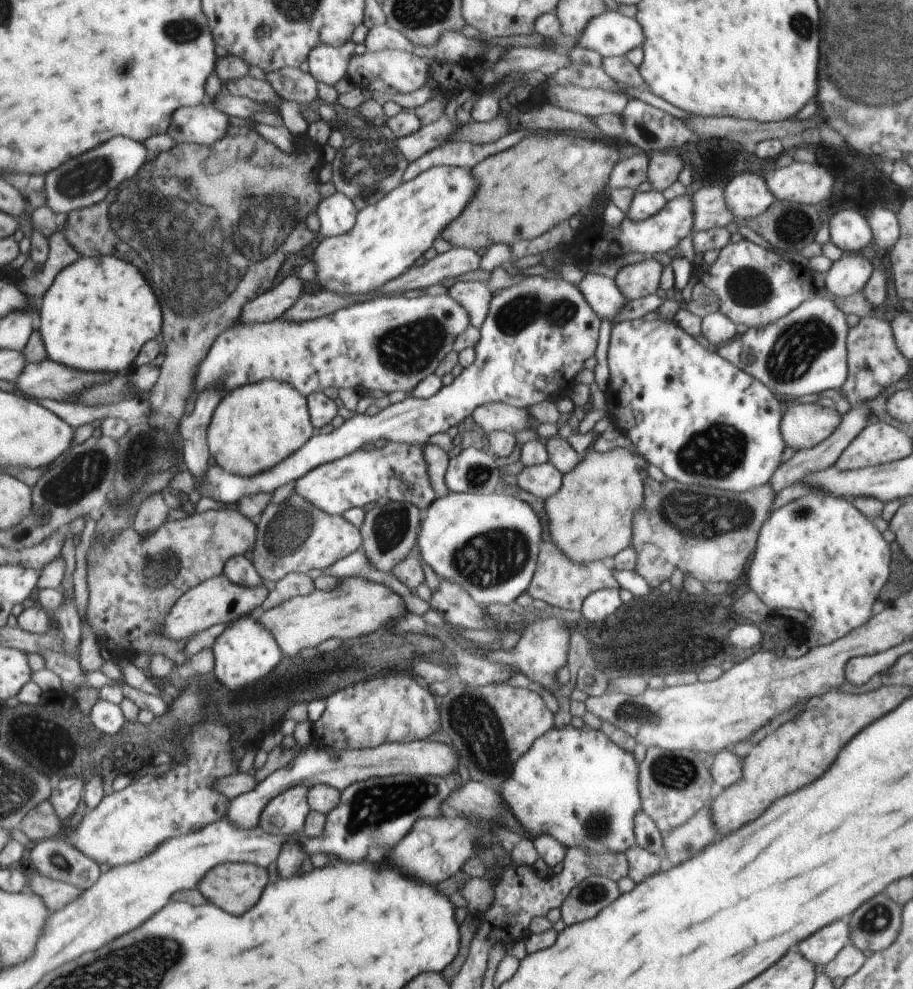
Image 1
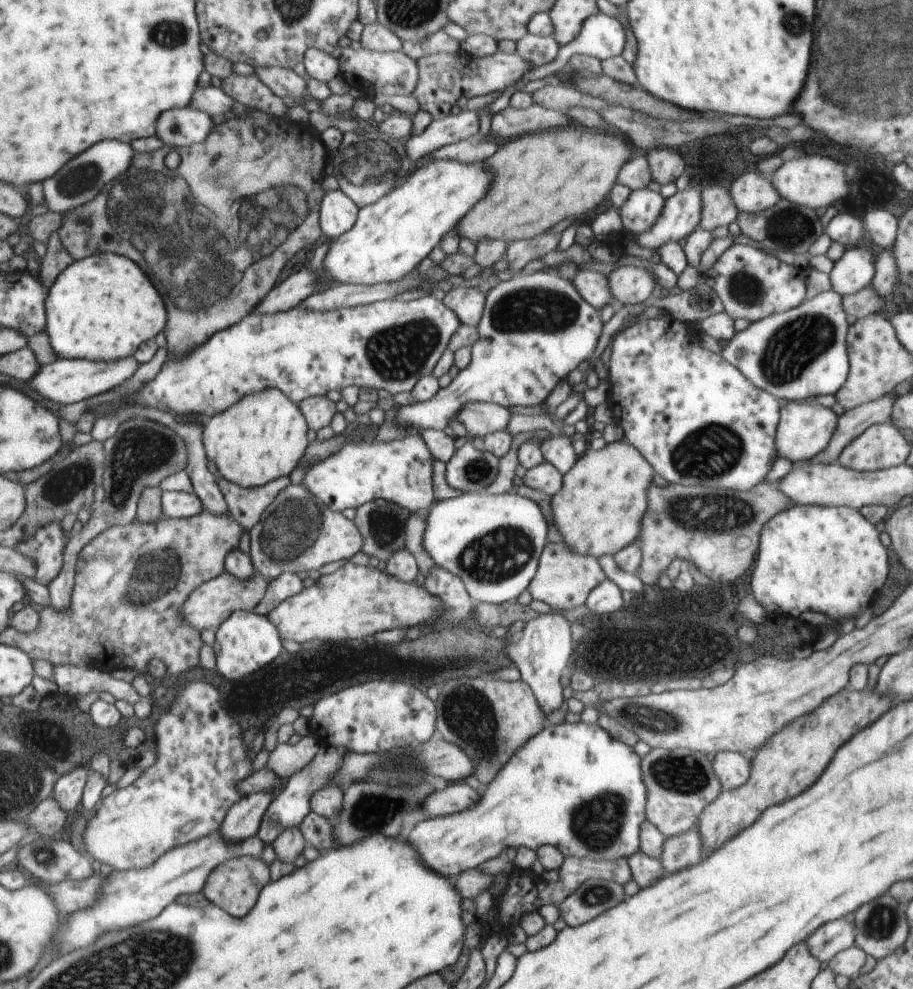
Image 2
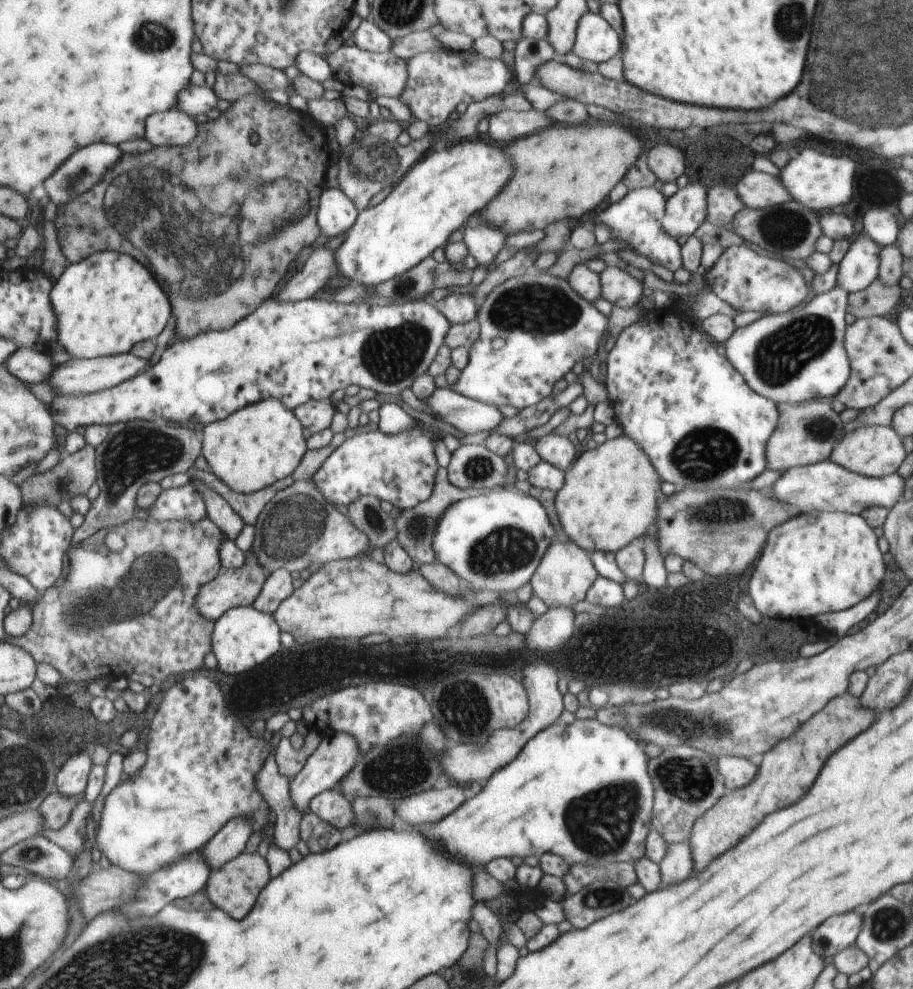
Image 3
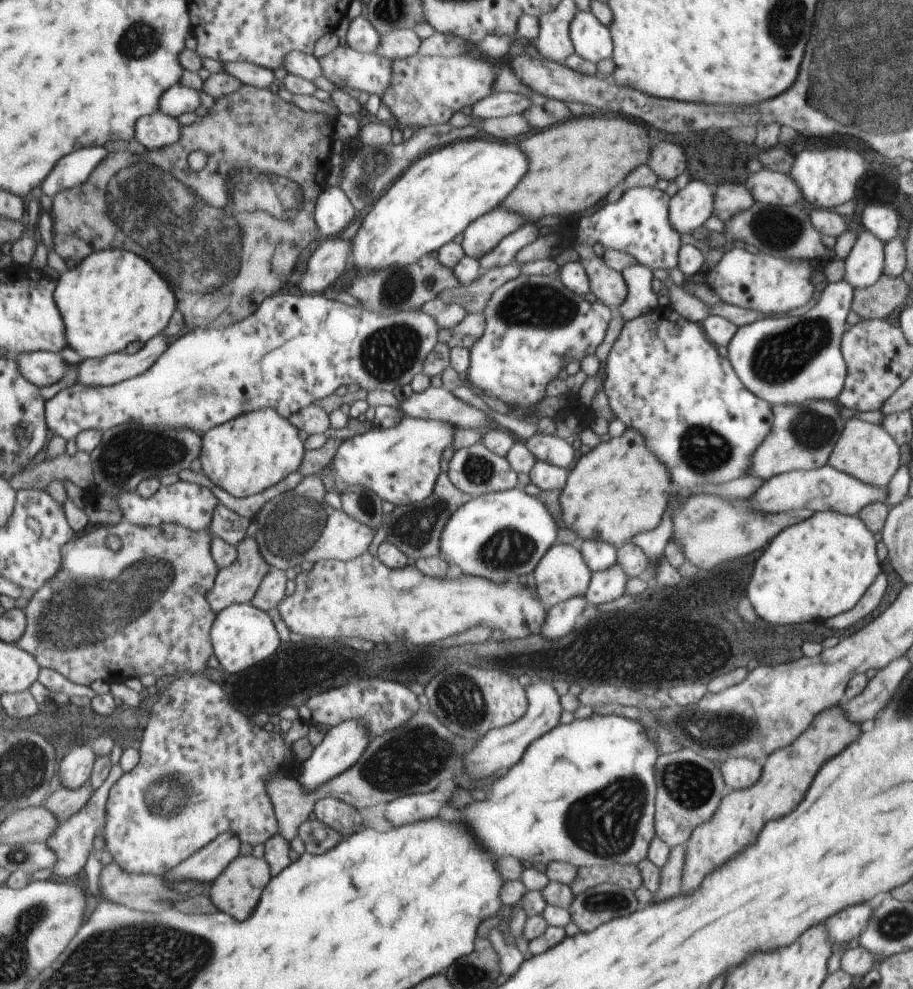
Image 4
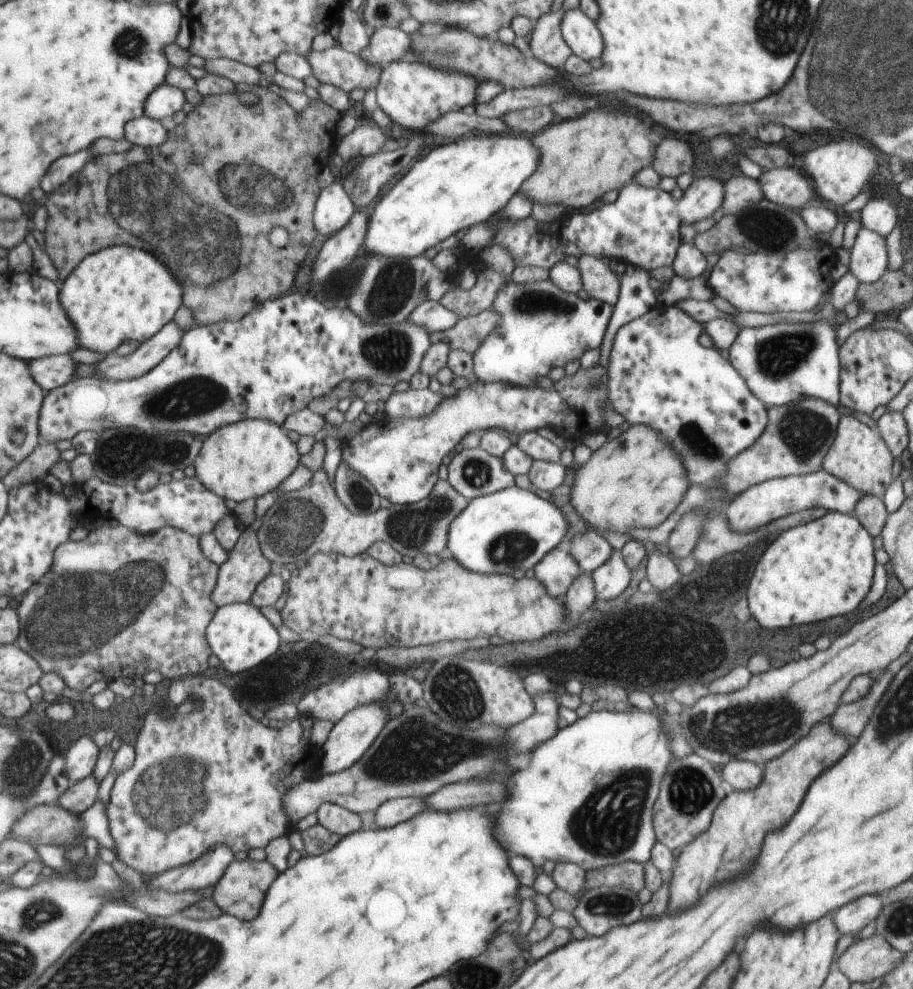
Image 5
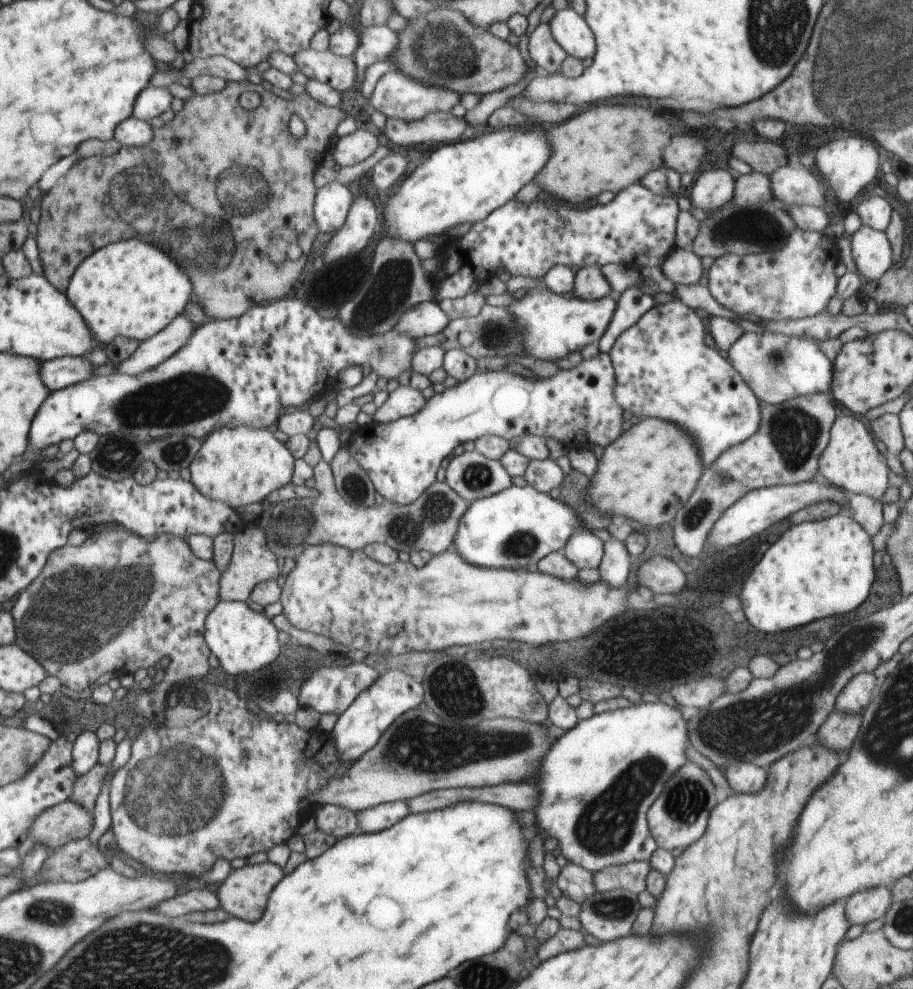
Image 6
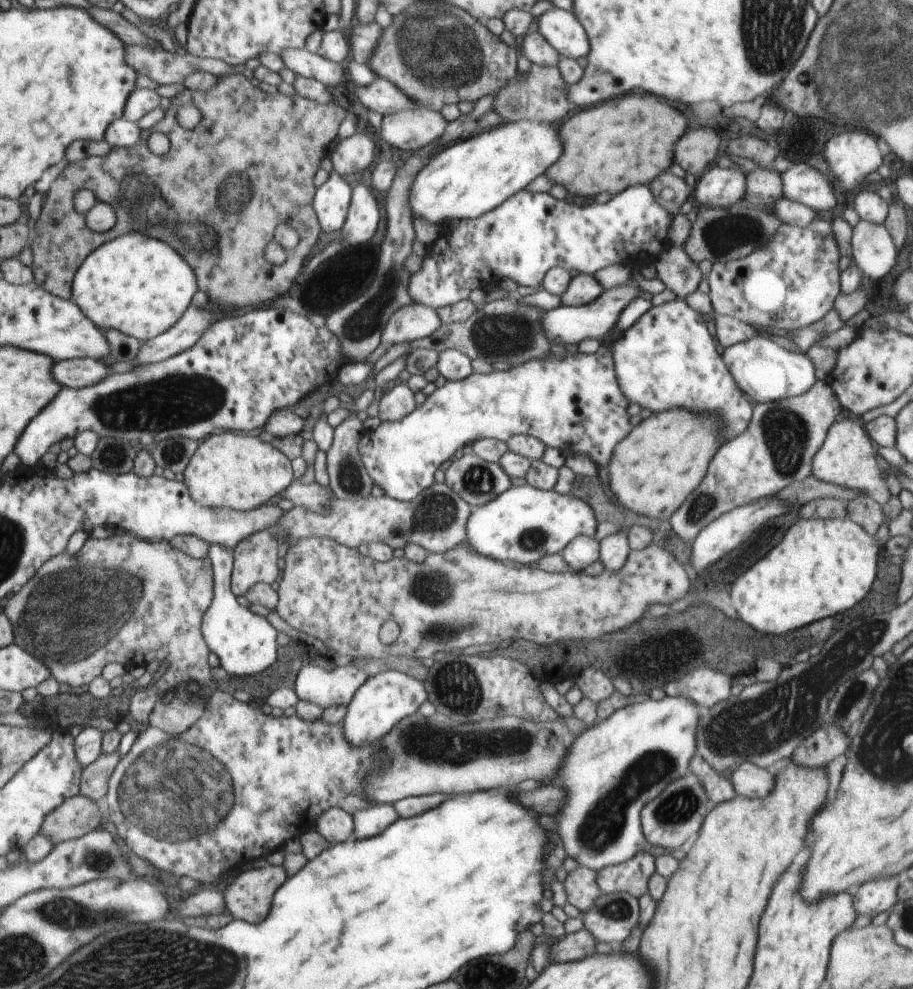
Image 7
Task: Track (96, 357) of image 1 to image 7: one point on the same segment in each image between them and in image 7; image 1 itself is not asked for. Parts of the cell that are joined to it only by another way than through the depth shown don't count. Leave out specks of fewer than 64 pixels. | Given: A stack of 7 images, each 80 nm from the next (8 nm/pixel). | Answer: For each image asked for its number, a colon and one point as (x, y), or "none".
2: (100, 308)
3: (106, 303)
4: (114, 297)
5: (120, 293)
6: (130, 288)
7: (141, 286)

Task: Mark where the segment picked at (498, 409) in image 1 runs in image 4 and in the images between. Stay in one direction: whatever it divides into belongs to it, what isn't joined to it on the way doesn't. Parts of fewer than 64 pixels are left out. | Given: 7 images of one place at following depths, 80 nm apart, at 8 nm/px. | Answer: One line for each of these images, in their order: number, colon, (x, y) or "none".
2: (479, 418)
3: (470, 416)
4: (434, 403)

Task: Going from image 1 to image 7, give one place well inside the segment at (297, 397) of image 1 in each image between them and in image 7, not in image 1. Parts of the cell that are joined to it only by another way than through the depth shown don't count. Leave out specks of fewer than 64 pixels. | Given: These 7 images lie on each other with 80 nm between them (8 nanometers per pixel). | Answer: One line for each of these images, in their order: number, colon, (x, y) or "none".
2: (261, 438)
3: (261, 443)
4: (245, 456)
5: (242, 461)
6: (239, 466)
7: (236, 471)

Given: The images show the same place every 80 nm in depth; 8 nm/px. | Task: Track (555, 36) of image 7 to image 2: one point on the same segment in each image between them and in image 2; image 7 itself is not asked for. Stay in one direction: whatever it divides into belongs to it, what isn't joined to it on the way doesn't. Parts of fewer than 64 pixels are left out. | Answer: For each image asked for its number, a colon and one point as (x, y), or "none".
2: (602, 37)
3: (595, 40)
4: (592, 40)
5: (579, 31)
6: (571, 31)

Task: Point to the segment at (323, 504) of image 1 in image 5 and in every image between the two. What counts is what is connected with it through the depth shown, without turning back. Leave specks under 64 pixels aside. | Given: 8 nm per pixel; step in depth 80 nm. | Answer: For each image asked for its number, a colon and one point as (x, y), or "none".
2: (400, 471)
3: (401, 468)
4: (401, 464)
5: (401, 458)

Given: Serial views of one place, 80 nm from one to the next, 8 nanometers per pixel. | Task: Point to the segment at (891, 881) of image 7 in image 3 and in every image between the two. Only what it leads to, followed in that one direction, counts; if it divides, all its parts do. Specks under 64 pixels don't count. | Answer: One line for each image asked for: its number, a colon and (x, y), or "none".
3: (837, 933)
4: (842, 927)
5: (851, 919)
6: (870, 905)

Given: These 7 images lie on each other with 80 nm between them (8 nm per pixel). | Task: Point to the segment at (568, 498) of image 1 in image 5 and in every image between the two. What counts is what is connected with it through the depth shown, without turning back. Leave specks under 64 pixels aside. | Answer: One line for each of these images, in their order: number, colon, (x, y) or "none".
2: (599, 509)
3: (610, 497)
4: (620, 488)
5: (637, 479)

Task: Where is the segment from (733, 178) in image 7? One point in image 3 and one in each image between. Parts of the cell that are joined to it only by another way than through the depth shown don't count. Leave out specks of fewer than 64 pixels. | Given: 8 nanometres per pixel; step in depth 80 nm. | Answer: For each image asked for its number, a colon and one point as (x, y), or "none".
3: (686, 210)
4: (690, 207)
5: (704, 196)
6: (712, 189)

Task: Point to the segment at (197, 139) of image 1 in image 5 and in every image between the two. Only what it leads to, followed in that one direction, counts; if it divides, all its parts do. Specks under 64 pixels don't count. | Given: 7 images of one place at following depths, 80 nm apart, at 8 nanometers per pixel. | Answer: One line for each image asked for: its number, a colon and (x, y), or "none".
2: (181, 127)
3: (172, 128)
4: (154, 131)
5: (143, 131)

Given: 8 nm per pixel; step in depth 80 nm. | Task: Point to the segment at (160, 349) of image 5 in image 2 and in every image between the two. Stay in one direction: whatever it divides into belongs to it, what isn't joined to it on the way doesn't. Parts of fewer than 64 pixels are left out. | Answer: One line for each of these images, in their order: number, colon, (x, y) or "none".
2: (65, 381)
3: (79, 376)
4: (108, 370)

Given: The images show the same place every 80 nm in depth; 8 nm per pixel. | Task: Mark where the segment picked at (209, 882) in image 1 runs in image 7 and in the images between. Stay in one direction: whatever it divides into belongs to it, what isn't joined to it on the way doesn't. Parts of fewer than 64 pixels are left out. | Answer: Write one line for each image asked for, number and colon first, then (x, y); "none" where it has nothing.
2: (234, 885)
3: (234, 887)
4: (238, 889)
5: (241, 891)
6: (244, 893)
7: (249, 897)

